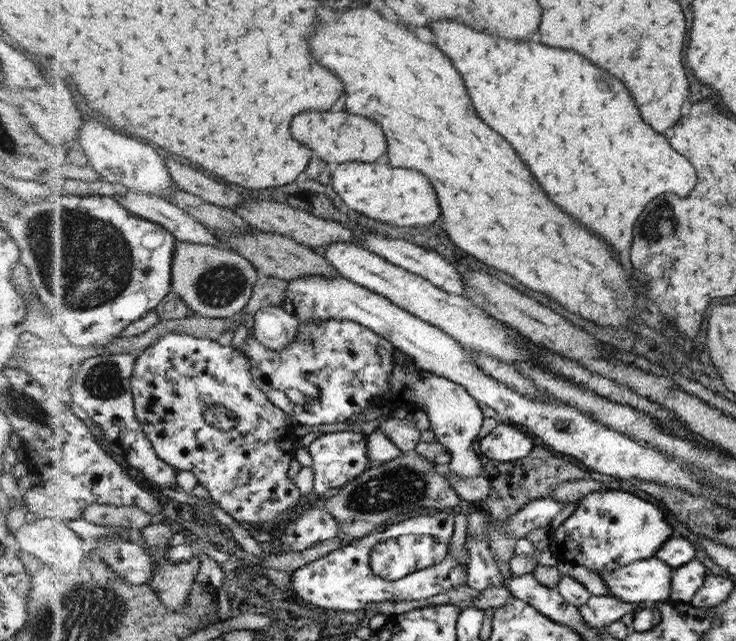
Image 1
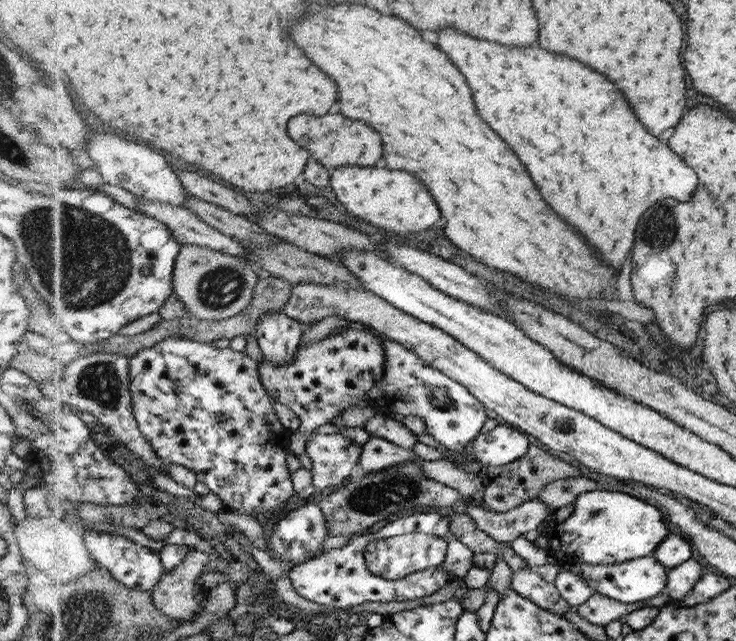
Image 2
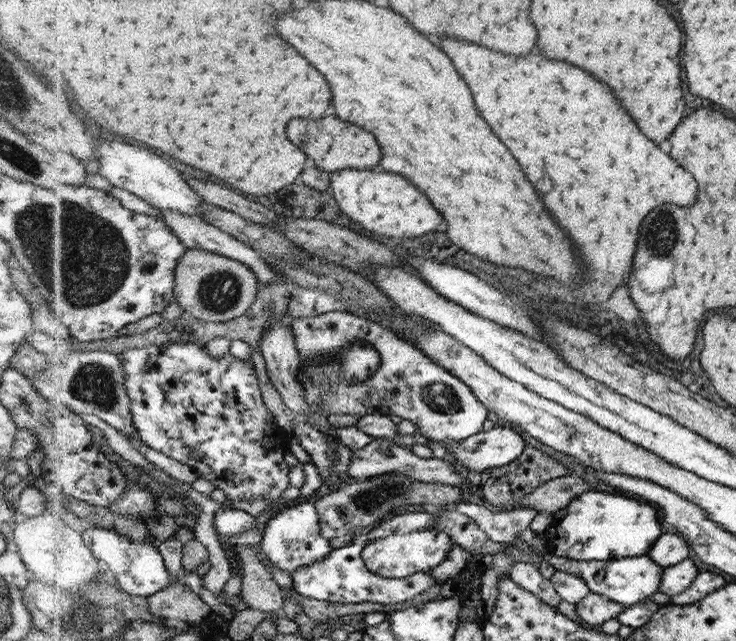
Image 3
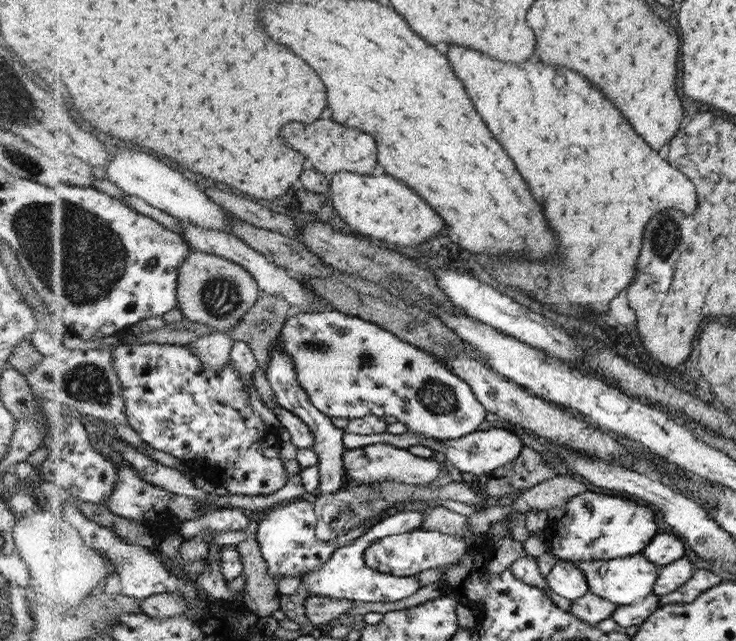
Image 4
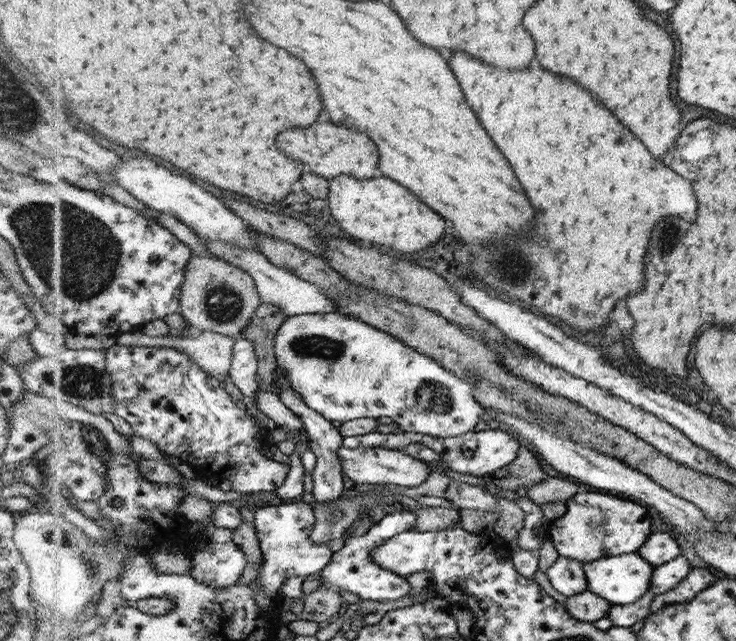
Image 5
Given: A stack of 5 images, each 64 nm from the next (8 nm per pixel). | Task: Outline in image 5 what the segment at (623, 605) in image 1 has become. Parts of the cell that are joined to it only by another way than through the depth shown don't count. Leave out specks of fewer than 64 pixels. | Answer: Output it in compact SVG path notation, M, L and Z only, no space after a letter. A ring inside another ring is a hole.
M588 590L573 594L566 599L565 608L576 620L594 623L604 618L611 609L611 602L605 598L596 596Z

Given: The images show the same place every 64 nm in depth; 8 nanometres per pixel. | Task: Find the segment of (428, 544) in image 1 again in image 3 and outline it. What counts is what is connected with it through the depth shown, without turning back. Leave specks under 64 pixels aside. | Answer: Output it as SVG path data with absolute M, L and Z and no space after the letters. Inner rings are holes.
M414 531L374 539L364 547L362 555L367 568L374 573L378 573L379 576L404 578L415 573L425 573L444 562L453 543L451 536L442 531Z

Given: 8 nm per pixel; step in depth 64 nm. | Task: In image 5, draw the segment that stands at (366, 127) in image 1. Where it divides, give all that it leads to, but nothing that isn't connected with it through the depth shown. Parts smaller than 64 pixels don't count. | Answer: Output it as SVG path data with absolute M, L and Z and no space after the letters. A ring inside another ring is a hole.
M322 122L322 124L312 124L308 128L292 128L280 134L280 148L284 148L284 152L288 152L290 156L300 156L300 160L304 160L306 171L323 176L327 180L331 180L339 174L347 174L358 177L359 179L370 179L374 176L376 168L378 168L378 150L374 146L374 142L354 130L346 130L342 126L330 124L330 122Z

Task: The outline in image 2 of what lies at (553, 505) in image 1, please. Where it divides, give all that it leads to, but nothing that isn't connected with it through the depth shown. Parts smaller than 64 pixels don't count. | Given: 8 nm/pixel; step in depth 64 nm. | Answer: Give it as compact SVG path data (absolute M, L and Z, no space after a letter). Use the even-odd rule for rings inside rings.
M532 499L513 508L512 513L496 513L470 503L465 514L474 520L480 530L487 532L490 538L497 542L512 542L536 529L554 512L546 503Z

